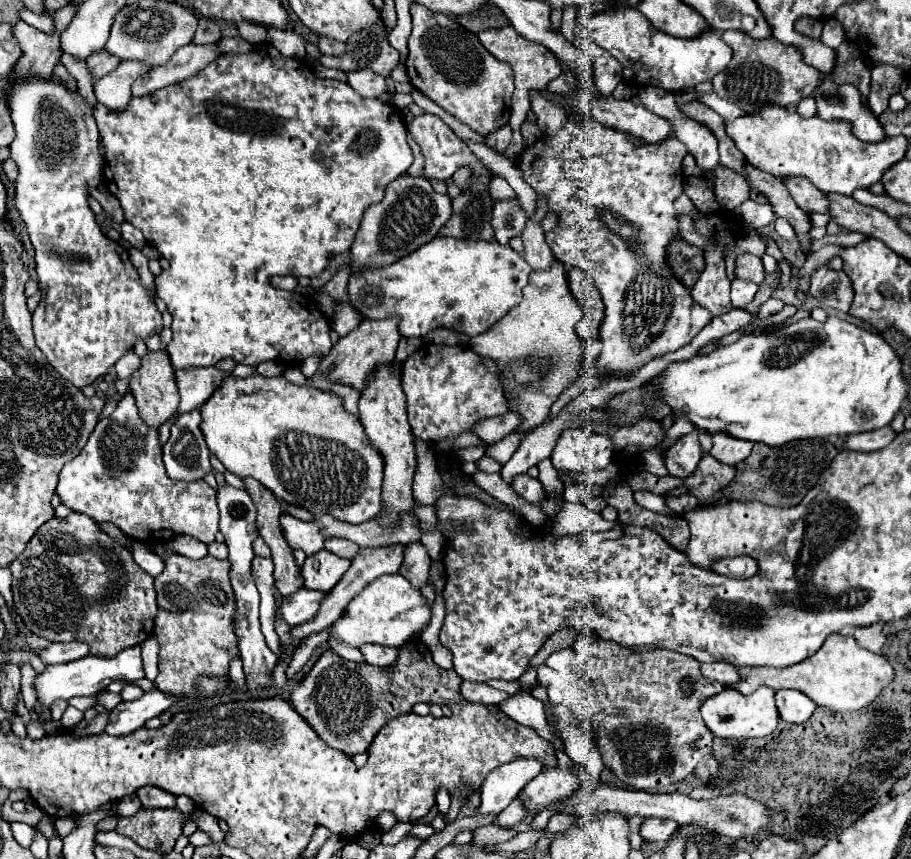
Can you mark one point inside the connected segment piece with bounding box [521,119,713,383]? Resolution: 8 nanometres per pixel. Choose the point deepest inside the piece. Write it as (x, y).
(605, 171)

